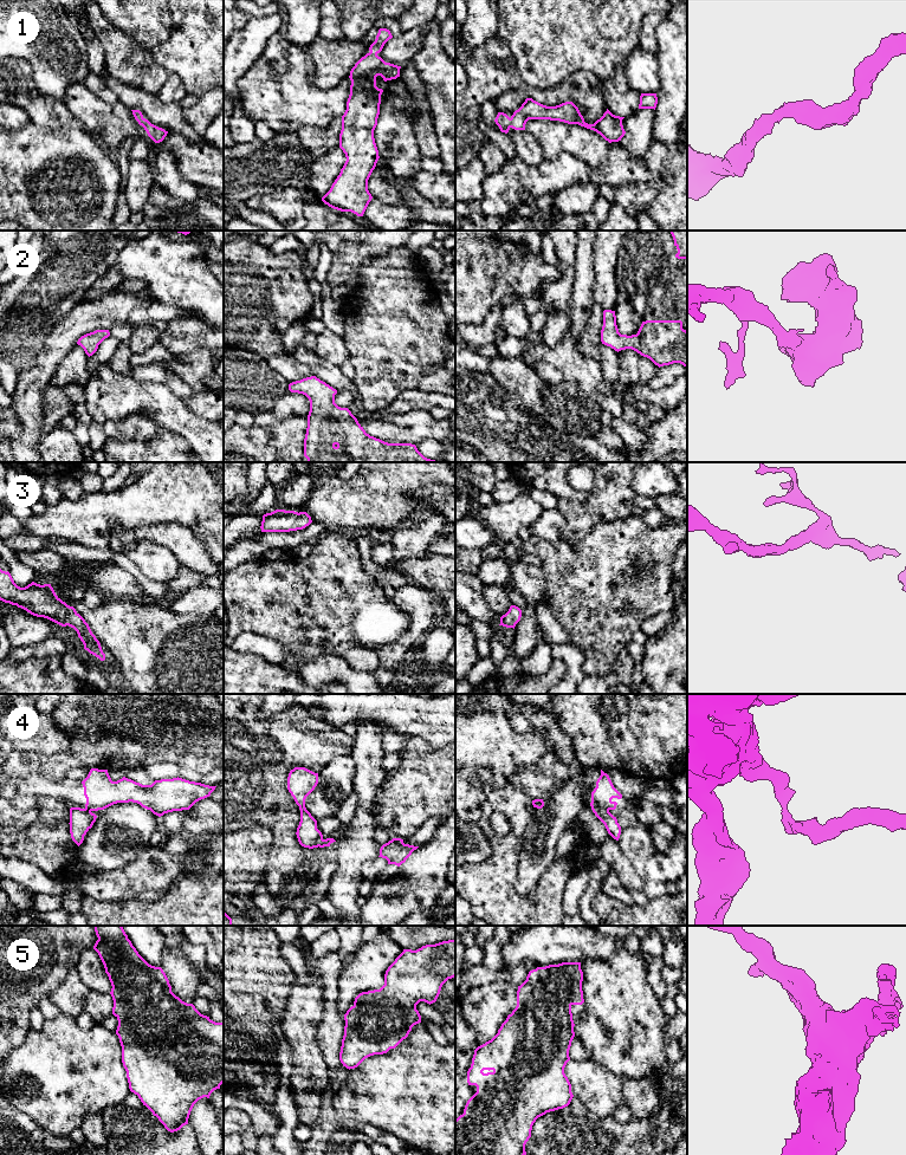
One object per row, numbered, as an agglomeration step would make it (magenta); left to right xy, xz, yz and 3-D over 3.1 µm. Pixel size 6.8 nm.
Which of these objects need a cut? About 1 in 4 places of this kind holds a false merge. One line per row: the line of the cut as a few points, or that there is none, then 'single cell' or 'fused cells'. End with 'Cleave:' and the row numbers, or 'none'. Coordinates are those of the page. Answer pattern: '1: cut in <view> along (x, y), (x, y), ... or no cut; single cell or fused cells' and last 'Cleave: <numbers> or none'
1: no cut; single cell
2: no cut; single cell
3: no cut; single cell
4: cut in yz along (591, 799), (608, 811); fused cells
5: no cut; single cell
Cleave: 4

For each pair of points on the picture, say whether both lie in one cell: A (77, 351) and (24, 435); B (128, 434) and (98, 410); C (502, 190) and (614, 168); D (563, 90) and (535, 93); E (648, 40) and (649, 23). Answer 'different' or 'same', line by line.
A: different
B: different
C: same
D: same
E: same

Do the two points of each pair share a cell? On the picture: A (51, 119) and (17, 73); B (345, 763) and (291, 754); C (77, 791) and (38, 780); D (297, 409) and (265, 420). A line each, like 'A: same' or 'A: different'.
A: same
B: different
C: same
D: same

